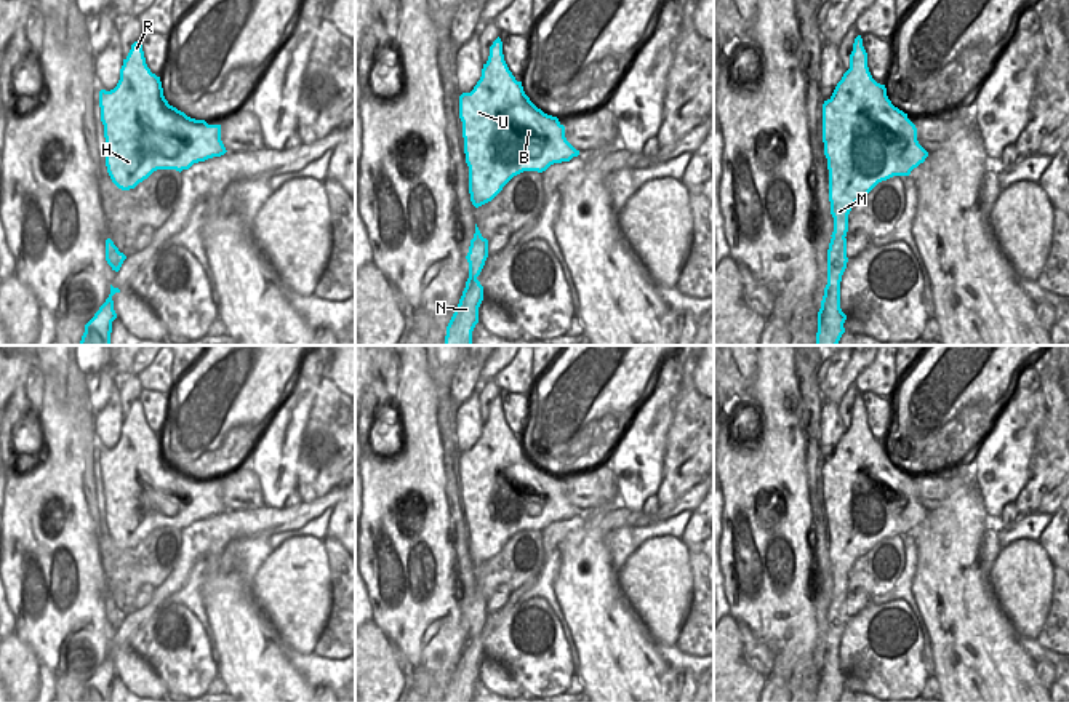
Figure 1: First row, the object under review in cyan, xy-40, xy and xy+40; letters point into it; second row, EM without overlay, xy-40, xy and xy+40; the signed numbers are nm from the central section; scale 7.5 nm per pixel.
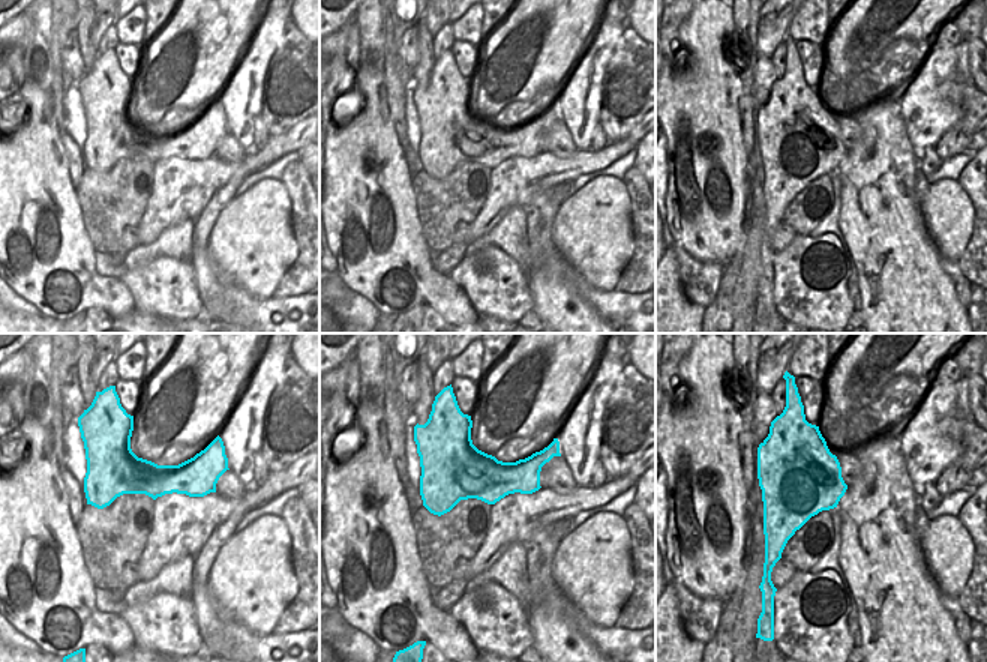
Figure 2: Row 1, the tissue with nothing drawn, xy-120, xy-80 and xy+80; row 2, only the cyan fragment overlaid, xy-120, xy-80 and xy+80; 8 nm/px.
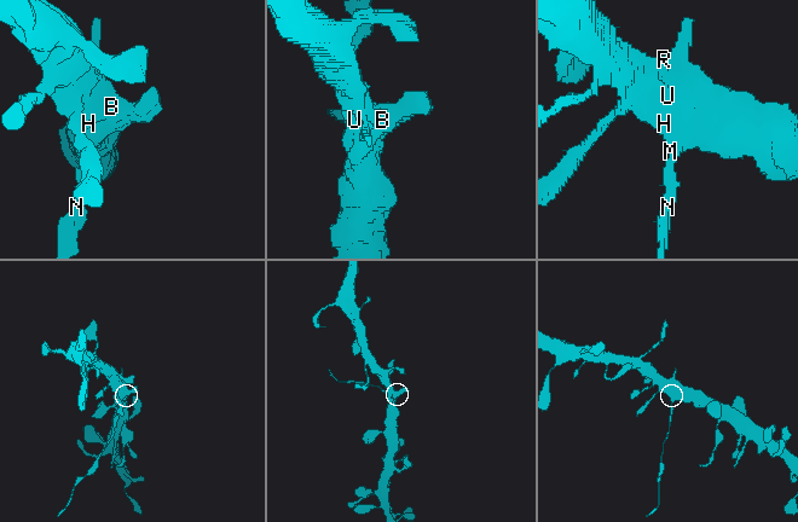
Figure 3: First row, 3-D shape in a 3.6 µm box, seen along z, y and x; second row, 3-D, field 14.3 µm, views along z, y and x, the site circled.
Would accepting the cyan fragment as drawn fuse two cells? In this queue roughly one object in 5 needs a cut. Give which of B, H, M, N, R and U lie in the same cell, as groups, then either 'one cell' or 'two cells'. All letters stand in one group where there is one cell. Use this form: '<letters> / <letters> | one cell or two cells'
B H M R U / N | two cells

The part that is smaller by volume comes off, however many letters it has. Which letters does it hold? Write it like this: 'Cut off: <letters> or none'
Cut off: N

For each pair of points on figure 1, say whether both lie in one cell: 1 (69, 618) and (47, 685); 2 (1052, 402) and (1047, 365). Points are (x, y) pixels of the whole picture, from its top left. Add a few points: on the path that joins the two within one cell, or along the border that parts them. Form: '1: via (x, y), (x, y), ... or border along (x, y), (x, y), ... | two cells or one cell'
1: border along (40, 662), (56, 677) | two cells
2: via (1052, 392), (1050, 374) | one cell

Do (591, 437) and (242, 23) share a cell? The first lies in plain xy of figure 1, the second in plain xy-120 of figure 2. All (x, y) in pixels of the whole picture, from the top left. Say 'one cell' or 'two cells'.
one cell

